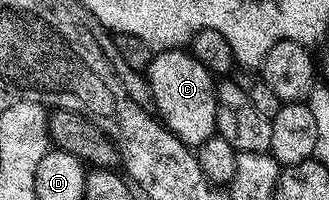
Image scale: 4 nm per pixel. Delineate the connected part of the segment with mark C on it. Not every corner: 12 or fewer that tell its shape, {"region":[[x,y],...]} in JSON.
{"region":[[189,50],[147,69],[162,124],[196,150],[217,135],[214,73]]}

